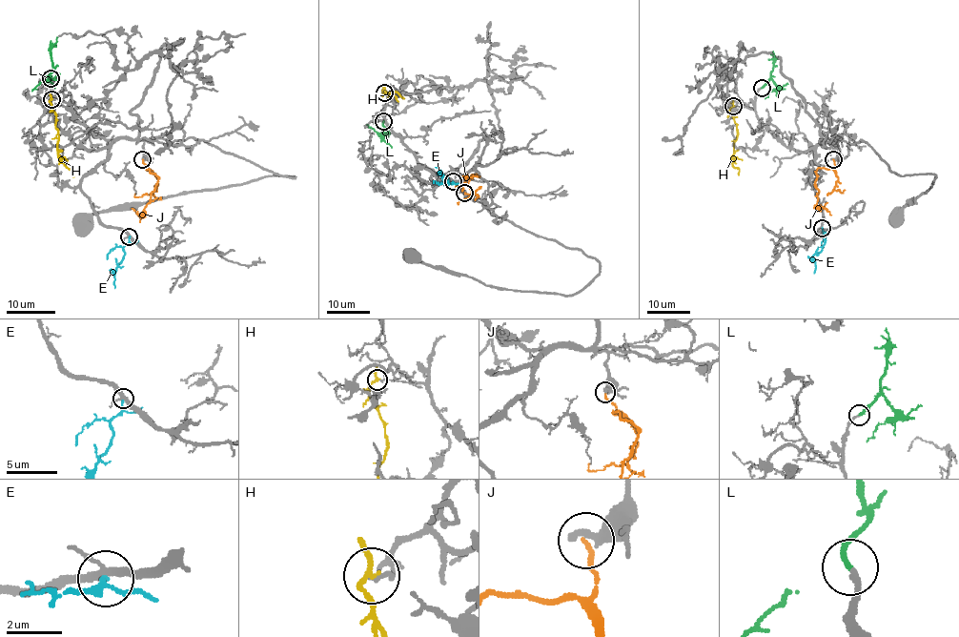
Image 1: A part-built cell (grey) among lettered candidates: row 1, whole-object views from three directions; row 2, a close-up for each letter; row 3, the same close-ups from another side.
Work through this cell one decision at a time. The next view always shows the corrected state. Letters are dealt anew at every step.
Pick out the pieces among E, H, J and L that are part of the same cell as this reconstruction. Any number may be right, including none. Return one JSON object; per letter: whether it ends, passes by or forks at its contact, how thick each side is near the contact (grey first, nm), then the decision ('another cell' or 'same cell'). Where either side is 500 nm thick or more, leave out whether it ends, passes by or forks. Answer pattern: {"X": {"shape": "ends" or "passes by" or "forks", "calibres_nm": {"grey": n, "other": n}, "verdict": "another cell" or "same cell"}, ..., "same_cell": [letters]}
{"E": {"shape": "ends", "calibres_nm": {"grey": 260, "other": 170}, "verdict": "another cell"}, "H": {"shape": "passes by", "calibres_nm": {"grey": 140, "other": 150}, "verdict": "another cell"}, "J": {"shape": "ends", "calibres_nm": {"grey": 440, "other": 150}, "verdict": "another cell"}, "L": {"shape": "ends", "calibres_nm": {"grey": 190, "other": 200}, "verdict": "same cell"}, "same_cell": ["L"]}

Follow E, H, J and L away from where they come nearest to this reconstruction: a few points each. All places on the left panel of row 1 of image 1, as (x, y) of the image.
E: (130, 236), (123, 247), (125, 256), (116, 269), (115, 288)
H: (51, 99), (58, 131), (57, 154), (72, 171), (73, 177)
J: (143, 160), (150, 170), (146, 170), (157, 177), (156, 188), (143, 214), (138, 215), (132, 209)
L: (51, 77), (53, 70), (31, 91)

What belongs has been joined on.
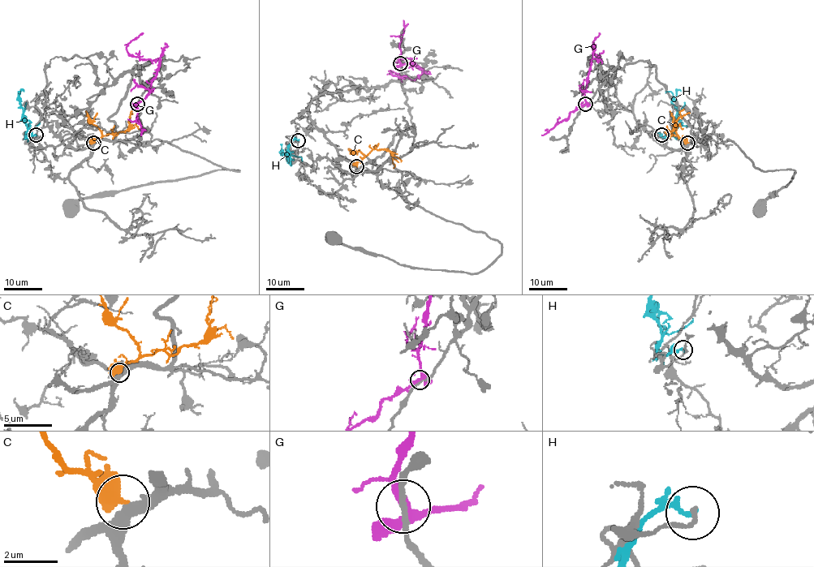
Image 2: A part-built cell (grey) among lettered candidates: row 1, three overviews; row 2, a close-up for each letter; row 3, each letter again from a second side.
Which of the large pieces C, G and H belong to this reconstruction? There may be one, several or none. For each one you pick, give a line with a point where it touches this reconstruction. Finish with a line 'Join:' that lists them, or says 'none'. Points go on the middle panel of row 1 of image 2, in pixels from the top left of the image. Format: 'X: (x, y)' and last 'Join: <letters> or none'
C: (356, 166)
Join: C

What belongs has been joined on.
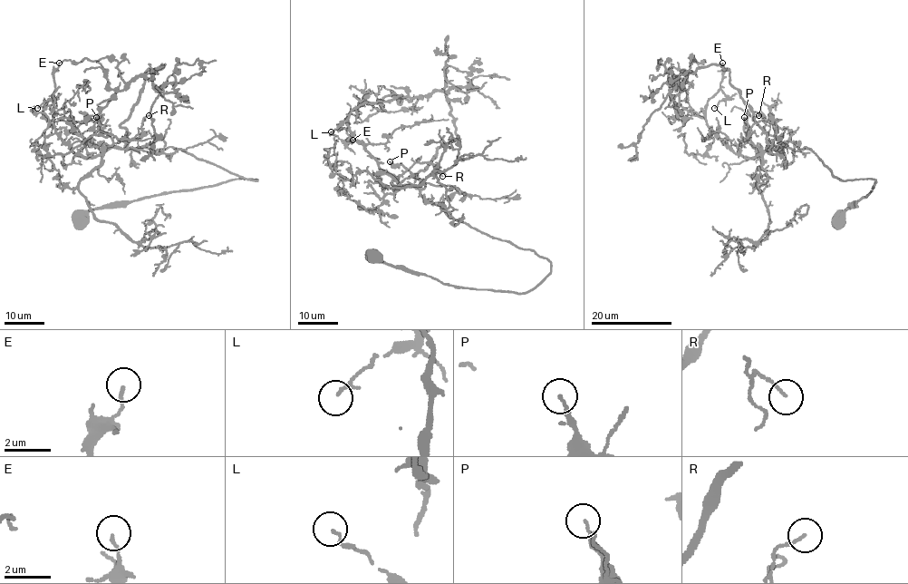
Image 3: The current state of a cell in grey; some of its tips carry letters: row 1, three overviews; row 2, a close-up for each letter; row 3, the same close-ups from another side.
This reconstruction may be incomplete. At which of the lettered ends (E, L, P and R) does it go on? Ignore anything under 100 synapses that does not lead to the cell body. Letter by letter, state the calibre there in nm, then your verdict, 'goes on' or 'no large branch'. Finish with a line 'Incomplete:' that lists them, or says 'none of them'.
E: 120 nm | no large branch
L: 80 nm | no large branch
P: 120 nm | no large branch
R: 110 nm | no large branch
Incomplete: none of them

